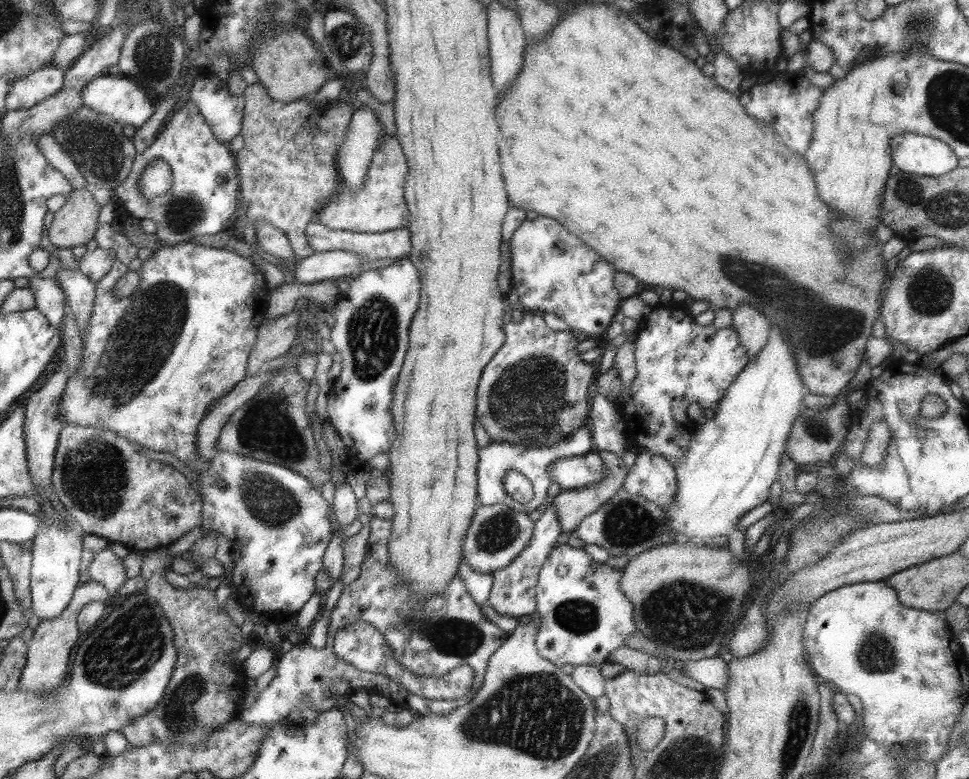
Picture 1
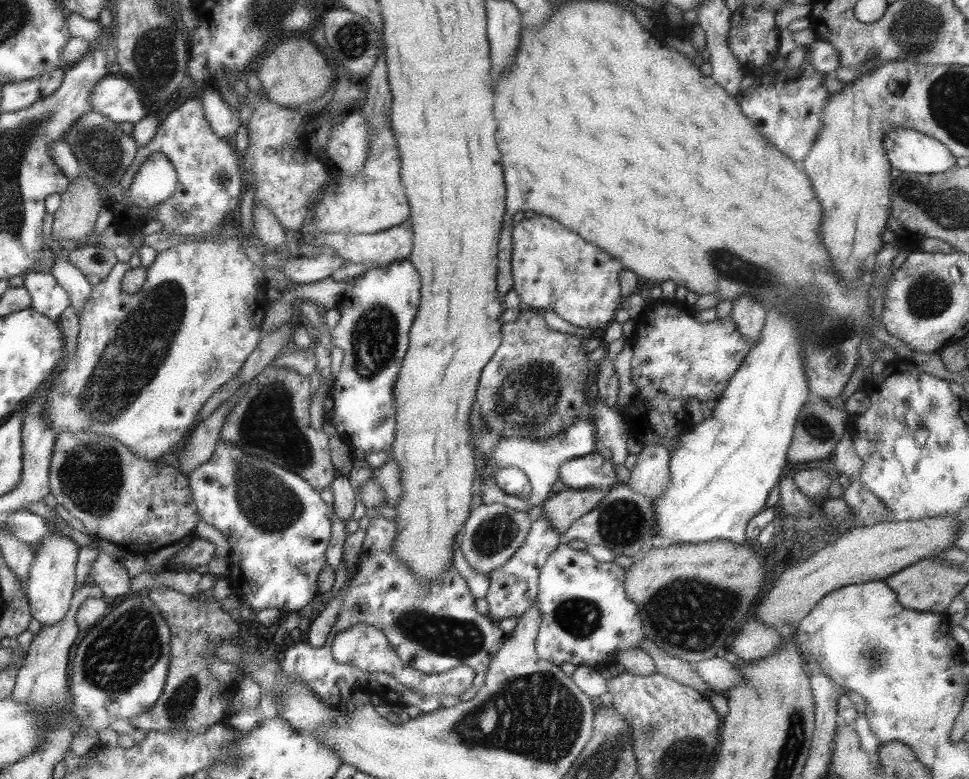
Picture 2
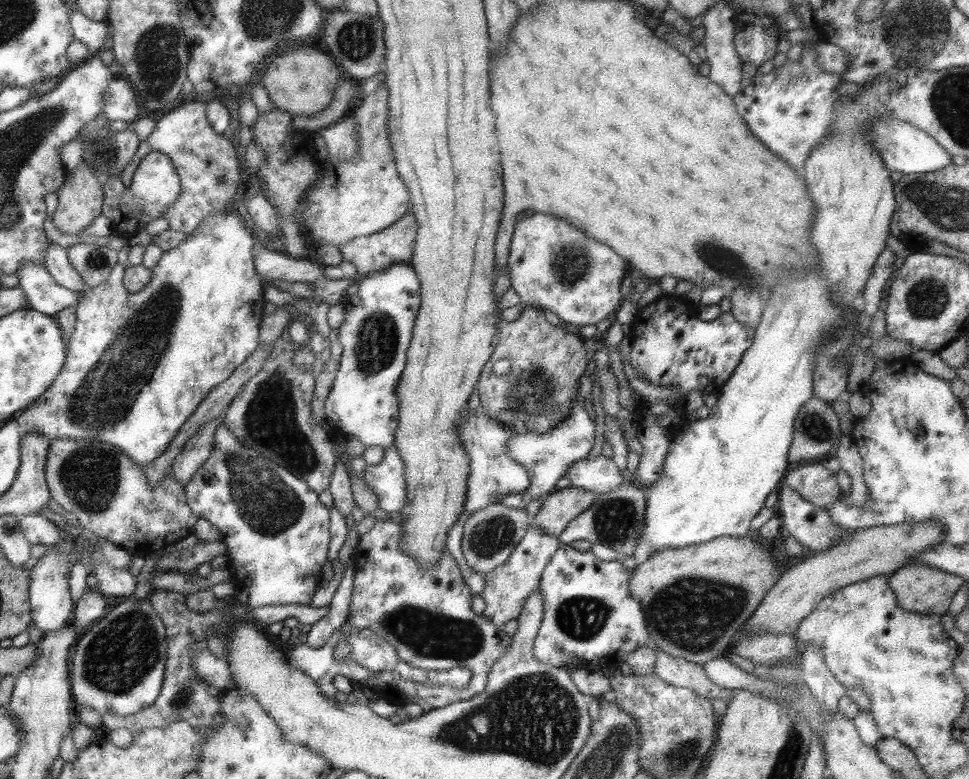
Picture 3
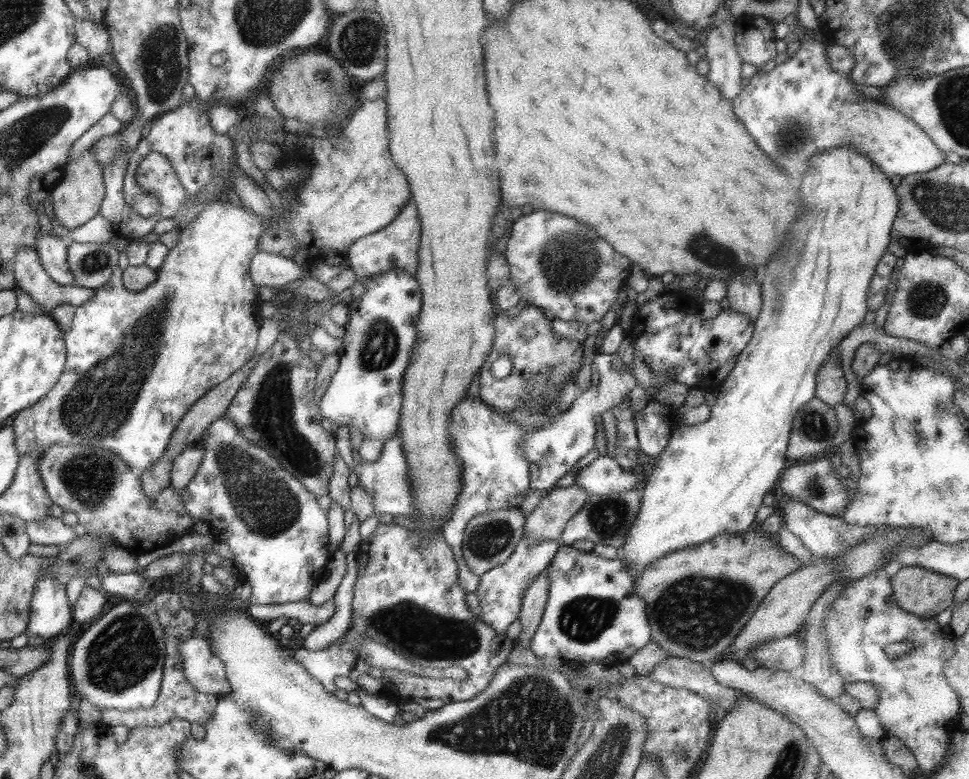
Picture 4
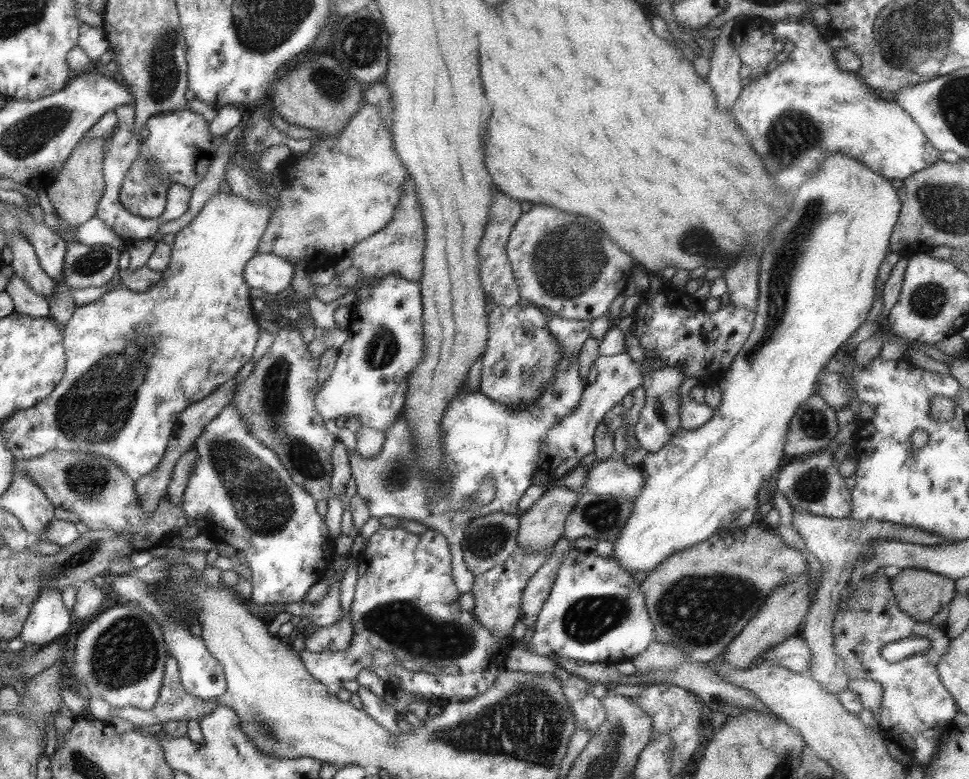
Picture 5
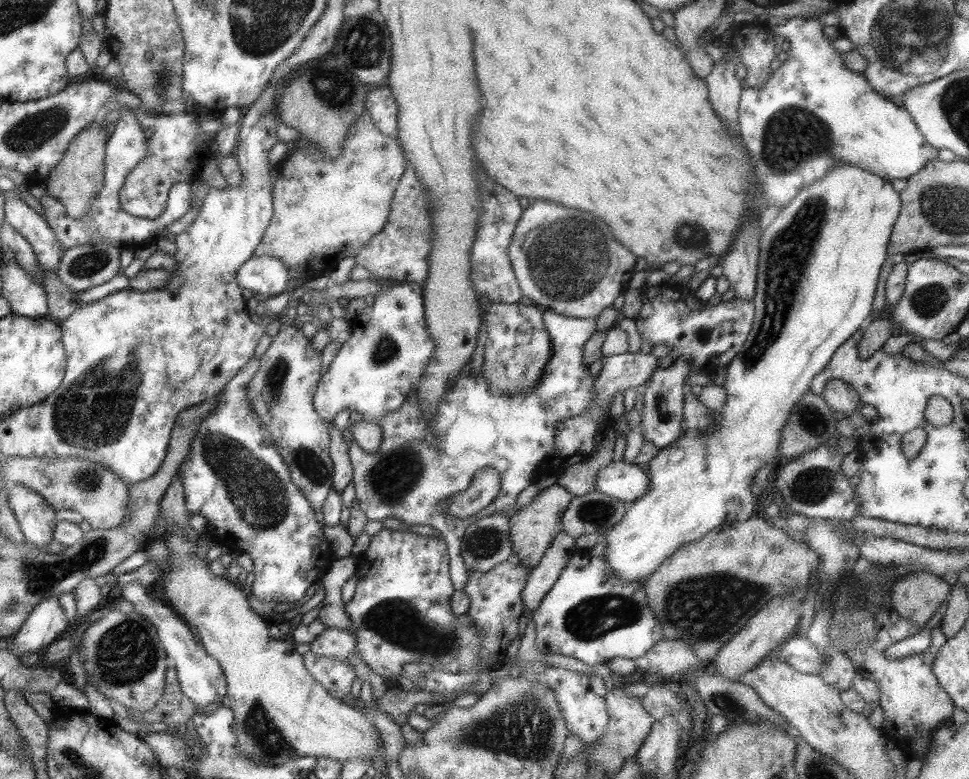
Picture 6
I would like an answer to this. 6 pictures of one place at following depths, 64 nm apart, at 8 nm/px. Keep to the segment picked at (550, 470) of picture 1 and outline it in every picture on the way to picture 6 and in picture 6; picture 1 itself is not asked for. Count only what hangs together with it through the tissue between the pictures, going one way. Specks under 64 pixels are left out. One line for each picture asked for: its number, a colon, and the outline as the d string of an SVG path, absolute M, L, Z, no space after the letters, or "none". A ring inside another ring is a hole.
2: M599 452L563 462L557 476L567 490L611 490L615 486L613 464Z
3: M607 456L577 460L565 470L565 478L571 482L573 488L593 492L597 496L609 494L627 484L623 482L621 470Z
4: M599 456L575 472L575 486L591 496L609 496L613 492L639 490L643 478L637 470L625 472L615 458Z
5: M621 458L593 464L585 476L585 490L593 496L623 496L633 500L643 488L645 476L639 466L627 466Z
6: M623 460L599 468L595 476L595 492L611 496L611 500L617 498L625 504L633 504L637 498L647 494L647 490L649 476L641 470L641 466L627 464Z

